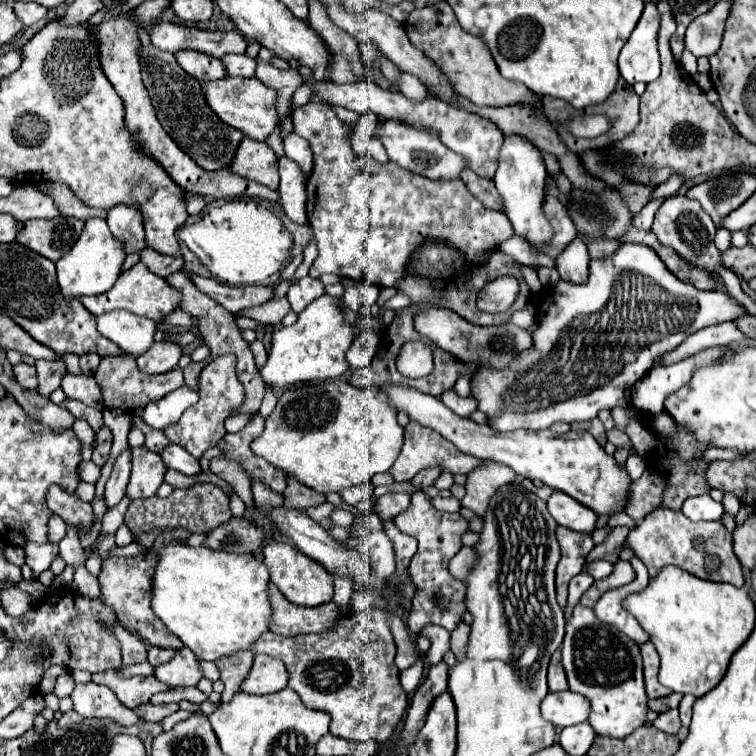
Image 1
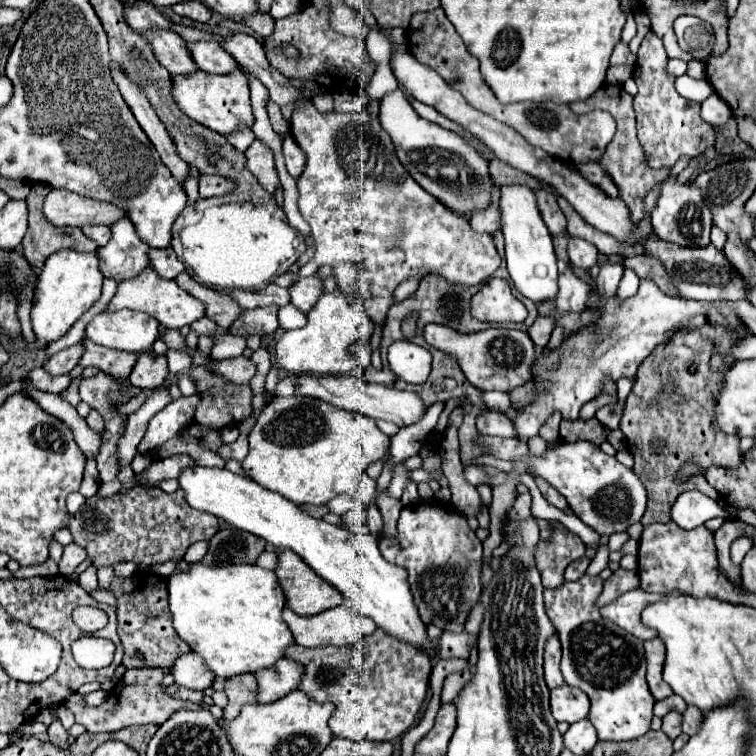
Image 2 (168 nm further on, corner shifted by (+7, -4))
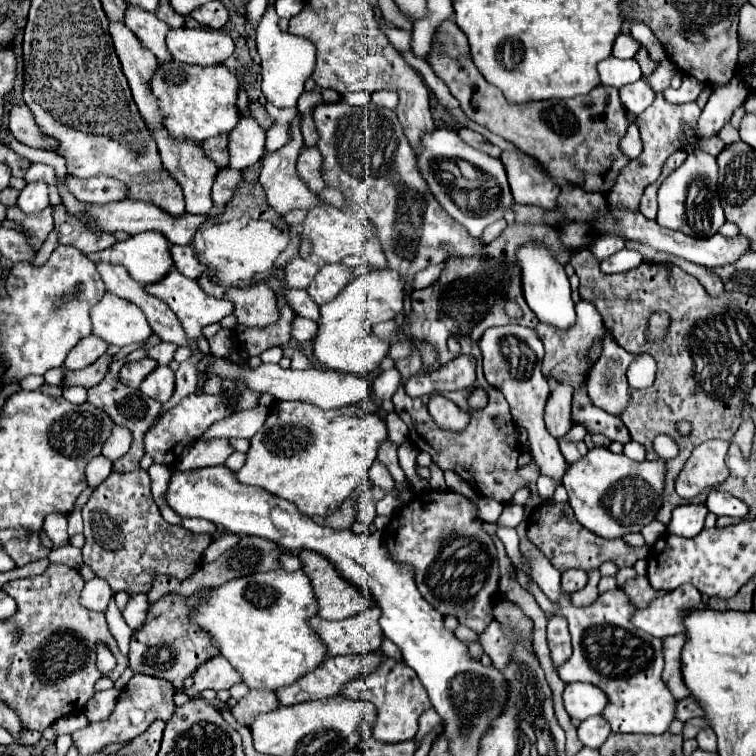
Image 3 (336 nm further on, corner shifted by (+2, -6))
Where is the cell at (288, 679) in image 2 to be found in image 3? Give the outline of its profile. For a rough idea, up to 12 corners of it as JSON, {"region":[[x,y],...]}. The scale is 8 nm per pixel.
{"region":[[380,652],[332,656],[318,670],[276,690],[280,704],[340,694],[356,676],[374,672]]}

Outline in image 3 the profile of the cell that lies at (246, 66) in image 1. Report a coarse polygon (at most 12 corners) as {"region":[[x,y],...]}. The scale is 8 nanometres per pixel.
{"region":[[170,30],[166,46],[186,64],[224,64],[234,52],[228,34]]}

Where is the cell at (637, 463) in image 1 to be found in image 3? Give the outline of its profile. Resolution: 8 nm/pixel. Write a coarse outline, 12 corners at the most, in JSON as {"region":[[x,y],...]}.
{"region":[[630,440],[624,454],[632,460],[646,460],[646,448]]}

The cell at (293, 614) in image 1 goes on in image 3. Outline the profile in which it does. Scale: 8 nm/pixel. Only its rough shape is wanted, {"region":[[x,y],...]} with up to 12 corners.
{"region":[[380,610],[312,618],[330,656],[370,654],[382,644]]}

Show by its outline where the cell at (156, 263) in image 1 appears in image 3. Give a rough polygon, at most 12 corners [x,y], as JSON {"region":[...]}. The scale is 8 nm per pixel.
{"region":[[172,246],[174,266],[188,278],[198,278],[206,266],[192,246]]}

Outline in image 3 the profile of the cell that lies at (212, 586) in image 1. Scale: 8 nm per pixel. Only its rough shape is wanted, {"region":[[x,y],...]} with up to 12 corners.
{"region":[[274,570],[212,588],[192,620],[248,688],[316,670],[310,578]]}

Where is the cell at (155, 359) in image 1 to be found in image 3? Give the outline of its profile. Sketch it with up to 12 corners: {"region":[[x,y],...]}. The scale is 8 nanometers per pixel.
{"region":[[168,366],[144,378],[140,390],[160,404],[174,394]]}

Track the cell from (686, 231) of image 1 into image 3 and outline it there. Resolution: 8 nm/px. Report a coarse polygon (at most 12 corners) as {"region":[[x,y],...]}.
{"region":[[692,152],[658,190],[656,222],[710,238],[726,222],[718,164]]}

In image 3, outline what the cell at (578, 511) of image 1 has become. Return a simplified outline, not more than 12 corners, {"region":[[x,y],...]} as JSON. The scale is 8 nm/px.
{"region":[[520,324],[484,332],[484,376],[526,428],[534,462],[568,464],[544,426],[544,346]]}

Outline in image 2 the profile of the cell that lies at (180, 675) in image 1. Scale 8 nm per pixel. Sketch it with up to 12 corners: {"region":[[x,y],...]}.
{"region":[[195,652],[183,654],[169,670],[175,684],[205,690],[215,674]]}

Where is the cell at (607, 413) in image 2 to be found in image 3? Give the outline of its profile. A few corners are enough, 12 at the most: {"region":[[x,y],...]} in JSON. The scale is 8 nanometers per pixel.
{"region":[[604,338],[588,376],[592,402],[620,416],[628,404],[626,368],[638,356]]}

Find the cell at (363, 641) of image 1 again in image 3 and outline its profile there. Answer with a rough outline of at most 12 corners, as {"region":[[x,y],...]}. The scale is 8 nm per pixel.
{"region":[[382,658],[342,696],[376,704],[372,736],[412,740],[428,694],[410,666]]}

